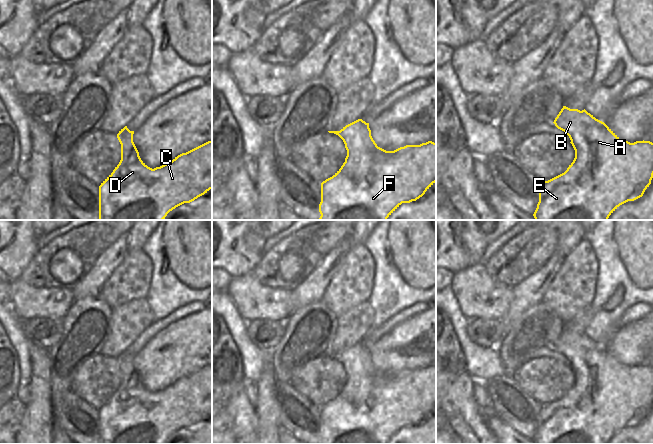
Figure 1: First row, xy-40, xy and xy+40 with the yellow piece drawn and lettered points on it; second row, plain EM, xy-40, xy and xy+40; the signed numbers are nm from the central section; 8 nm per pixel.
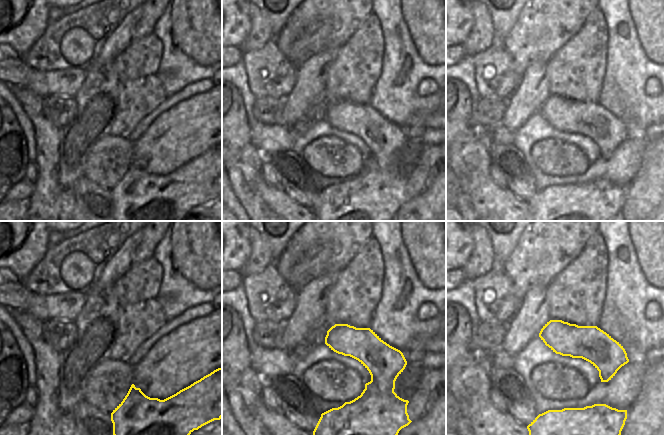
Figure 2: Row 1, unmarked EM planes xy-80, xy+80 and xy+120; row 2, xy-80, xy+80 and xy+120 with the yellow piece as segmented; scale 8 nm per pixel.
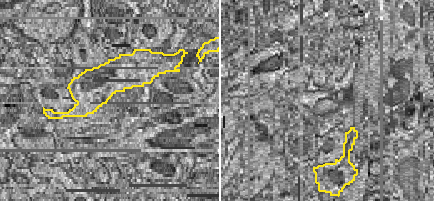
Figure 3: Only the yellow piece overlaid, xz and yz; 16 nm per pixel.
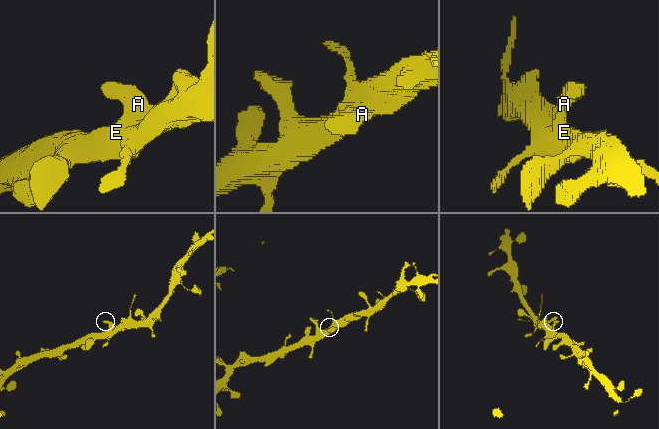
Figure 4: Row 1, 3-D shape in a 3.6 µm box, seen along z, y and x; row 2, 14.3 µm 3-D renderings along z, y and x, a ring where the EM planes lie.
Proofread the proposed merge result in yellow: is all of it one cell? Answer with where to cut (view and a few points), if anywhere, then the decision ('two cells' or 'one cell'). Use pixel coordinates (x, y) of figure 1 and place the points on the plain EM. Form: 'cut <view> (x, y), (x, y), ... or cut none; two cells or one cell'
cut none; one cell

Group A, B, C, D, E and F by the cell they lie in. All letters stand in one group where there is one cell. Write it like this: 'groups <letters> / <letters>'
groups A B C D E F

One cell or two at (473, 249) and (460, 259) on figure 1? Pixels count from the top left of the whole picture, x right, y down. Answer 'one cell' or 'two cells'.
two cells

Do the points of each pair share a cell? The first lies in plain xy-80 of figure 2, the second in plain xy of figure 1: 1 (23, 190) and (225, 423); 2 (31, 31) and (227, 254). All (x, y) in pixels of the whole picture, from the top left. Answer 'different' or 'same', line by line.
1: same
2: same

